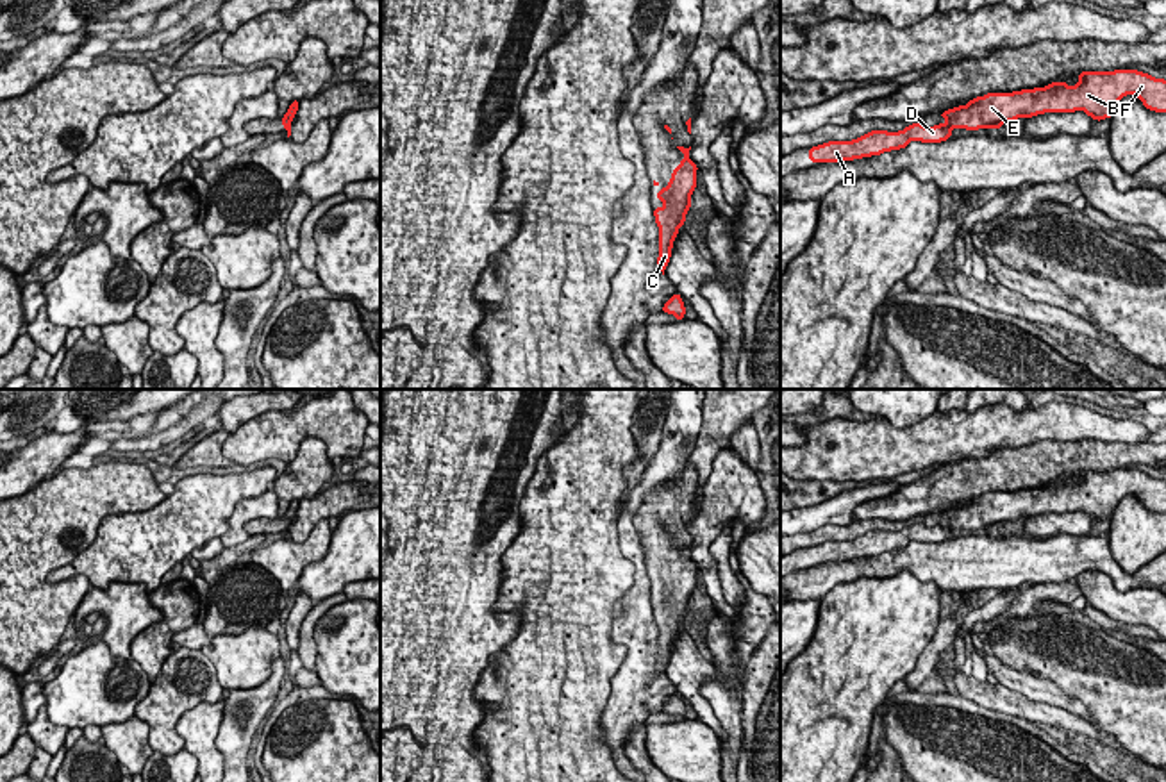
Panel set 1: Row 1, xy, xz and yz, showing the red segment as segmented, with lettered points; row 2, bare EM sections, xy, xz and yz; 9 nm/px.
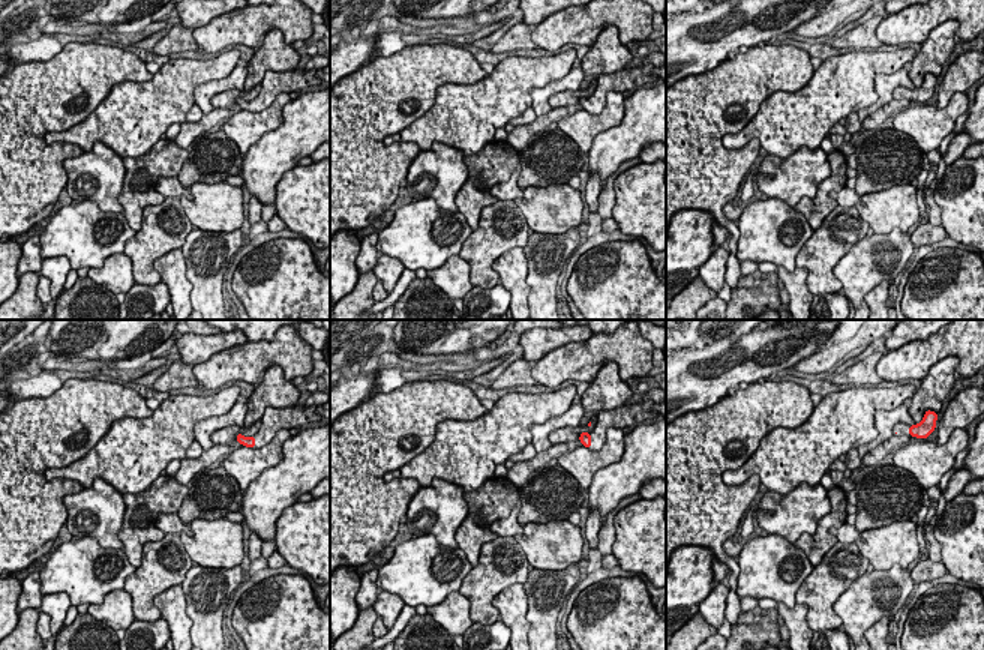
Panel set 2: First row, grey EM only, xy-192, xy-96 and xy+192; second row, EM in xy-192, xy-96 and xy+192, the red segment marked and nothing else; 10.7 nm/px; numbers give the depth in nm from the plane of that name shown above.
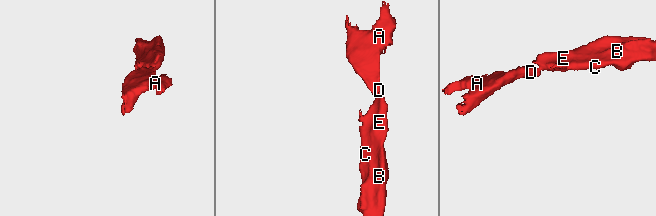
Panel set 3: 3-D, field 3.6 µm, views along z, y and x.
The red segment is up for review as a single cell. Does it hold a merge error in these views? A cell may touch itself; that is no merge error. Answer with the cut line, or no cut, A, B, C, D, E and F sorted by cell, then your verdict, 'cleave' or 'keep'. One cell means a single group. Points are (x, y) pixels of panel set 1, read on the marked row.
cut yz (949, 122), (952, 127); groups A D / B C E F; cleave

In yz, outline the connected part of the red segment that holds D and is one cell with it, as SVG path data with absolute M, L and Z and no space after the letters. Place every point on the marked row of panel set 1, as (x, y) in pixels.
M911 123L904 130L870 130L868 134L852 141L827 141L809 148L809 162L839 162L854 161L871 155L880 155L891 150L902 150L911 141L943 143L952 137L952 125L939 123L925 127L923 123Z

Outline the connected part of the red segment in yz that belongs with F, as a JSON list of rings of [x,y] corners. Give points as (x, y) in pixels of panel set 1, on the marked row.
[[[1114,70],[1114,71],[1080,71],[1079,82],[1070,87],[1066,82],[1050,82],[1045,87],[1021,89],[1012,93],[986,93],[970,100],[966,105],[959,105],[939,112],[952,129],[1002,129],[1005,121],[1014,121],[1018,118],[1032,118],[1045,112],[1075,112],[1084,111],[1096,121],[1112,118],[1120,100],[1127,95],[1134,95],[1143,105],[1155,112],[1166,112],[1166,80],[1155,79],[1139,70]]]

